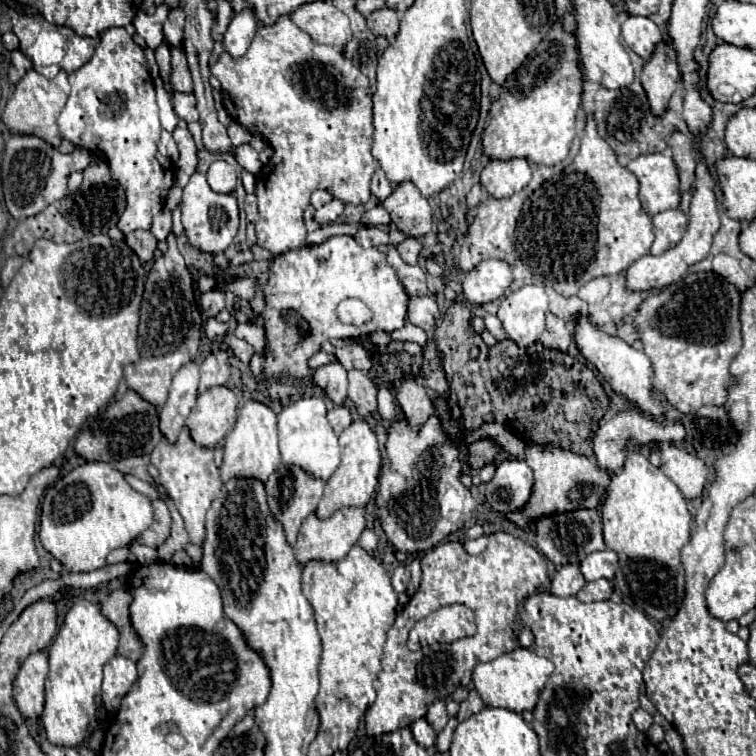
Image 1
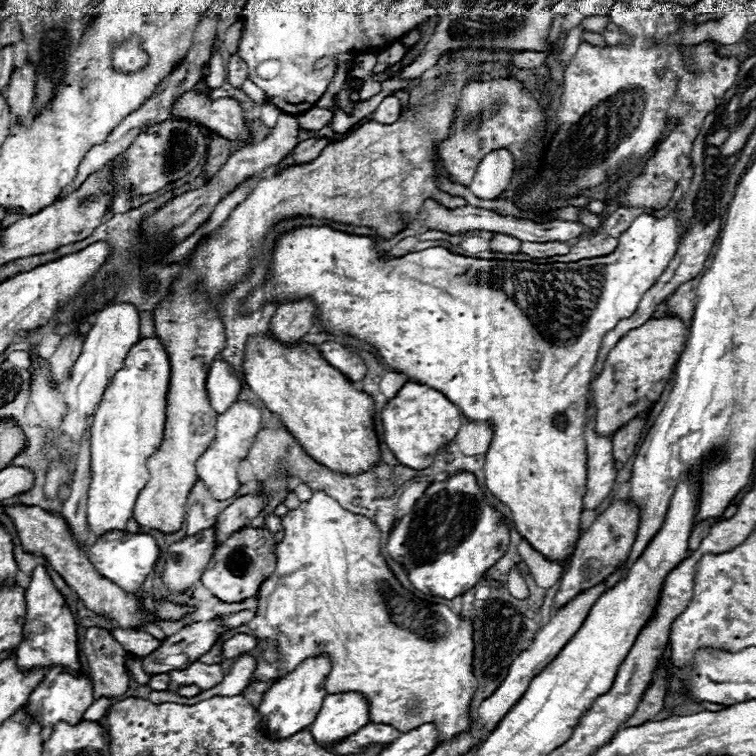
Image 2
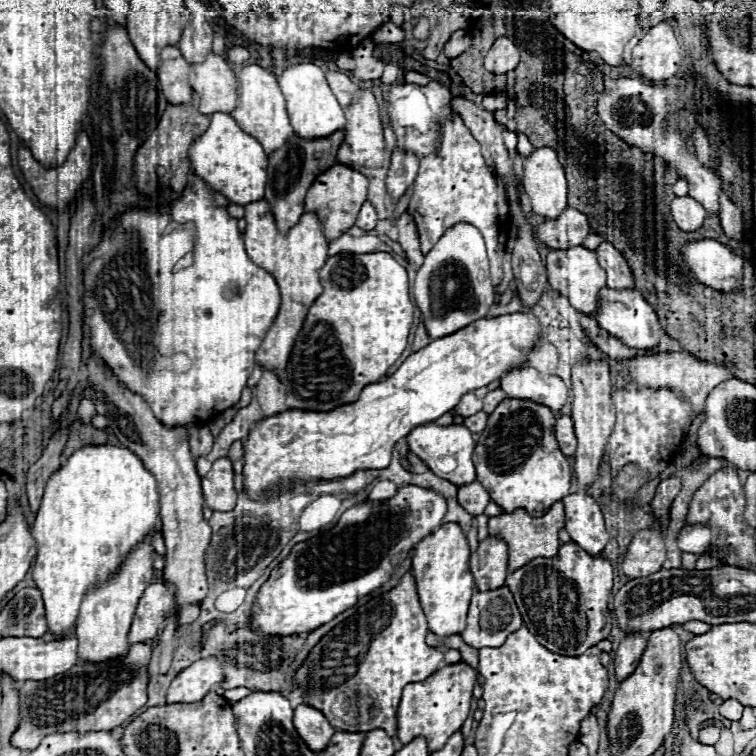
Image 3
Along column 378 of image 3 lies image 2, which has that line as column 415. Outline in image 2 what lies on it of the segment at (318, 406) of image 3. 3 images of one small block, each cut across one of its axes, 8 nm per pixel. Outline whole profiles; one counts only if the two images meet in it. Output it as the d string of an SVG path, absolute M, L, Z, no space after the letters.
M678 204L666 218L652 218L648 214L638 216L638 220L632 222L632 226L620 236L618 248L608 256L598 256L590 260L578 260L578 262L554 262L554 264L532 264L532 262L500 262L500 260L480 260L480 258L468 258L460 254L452 254L446 248L428 248L422 252L410 252L406 256L394 258L394 260L382 260L382 256L376 252L374 238L366 236L354 236L344 234L338 230L332 230L328 226L302 226L294 232L288 232L280 238L274 258L272 258L272 278L268 280L266 288L254 290L252 296L246 298L242 310L254 312L260 304L268 302L288 302L310 296L318 306L318 320L322 320L322 328L330 330L332 334L344 332L350 334L362 342L368 342L380 350L382 360L394 368L396 372L402 372L408 376L408 380L416 380L420 384L426 384L430 388L440 390L450 402L462 408L462 414L472 422L488 420L494 426L494 438L490 442L490 448L486 452L486 486L488 490L504 502L514 520L514 528L518 534L544 558L556 560L560 564L568 562L574 546L580 538L580 518L584 510L584 494L586 494L586 442L584 442L584 424L586 424L586 406L588 406L588 390L590 380L594 376L594 362L602 344L602 338L624 318L630 318L642 296L656 284L658 276L666 270L666 264L672 260L674 252L678 250L678 240L686 232L686 219L681 204Z

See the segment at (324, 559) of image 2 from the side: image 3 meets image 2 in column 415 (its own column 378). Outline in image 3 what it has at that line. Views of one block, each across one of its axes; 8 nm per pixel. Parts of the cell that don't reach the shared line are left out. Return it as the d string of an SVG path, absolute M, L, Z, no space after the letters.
M404 574L392 590L368 600L356 614L322 636L294 672L292 684L306 690L304 704L318 708L336 730L370 732L370 728L382 728L394 736L402 688L432 676L444 660L442 652L426 644L426 634L414 578Z

